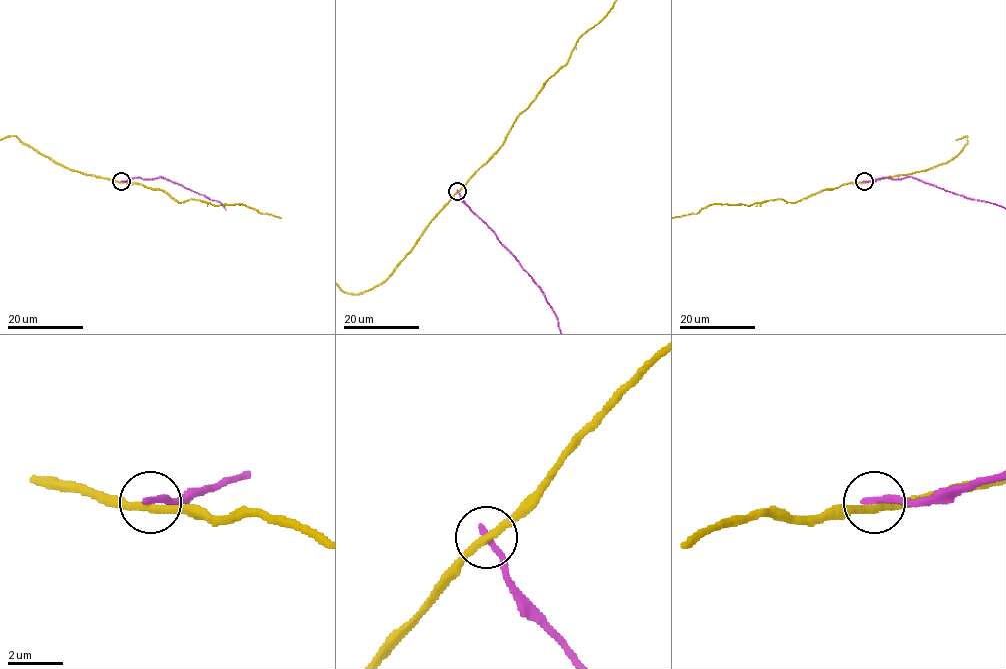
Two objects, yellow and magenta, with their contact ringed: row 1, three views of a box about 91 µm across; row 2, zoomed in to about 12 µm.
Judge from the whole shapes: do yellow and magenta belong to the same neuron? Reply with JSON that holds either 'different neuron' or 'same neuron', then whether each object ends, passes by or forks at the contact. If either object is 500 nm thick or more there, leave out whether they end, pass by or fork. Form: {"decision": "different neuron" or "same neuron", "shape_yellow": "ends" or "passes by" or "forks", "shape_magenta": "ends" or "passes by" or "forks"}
{"decision": "different neuron", "shape_yellow": "passes by", "shape_magenta": "ends"}

